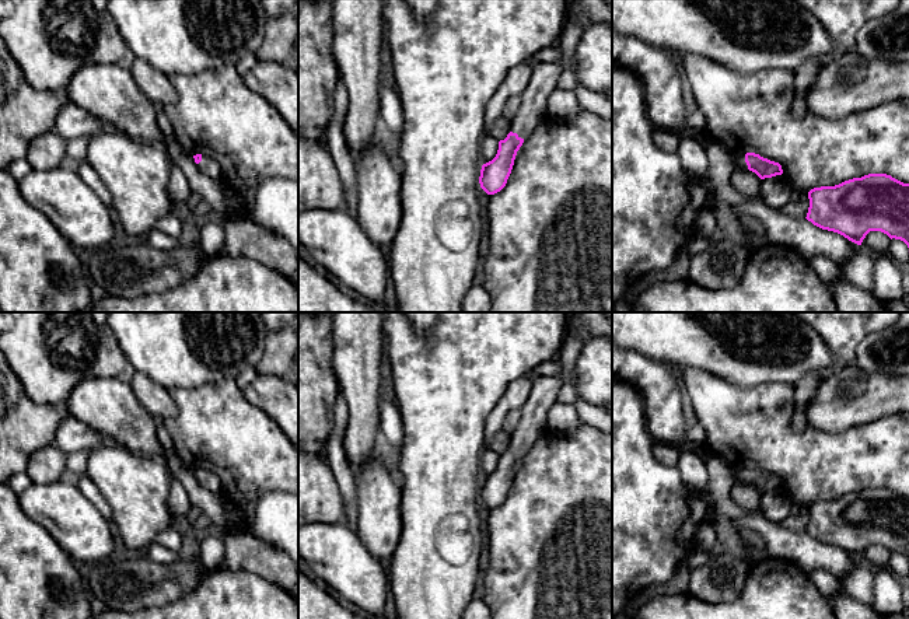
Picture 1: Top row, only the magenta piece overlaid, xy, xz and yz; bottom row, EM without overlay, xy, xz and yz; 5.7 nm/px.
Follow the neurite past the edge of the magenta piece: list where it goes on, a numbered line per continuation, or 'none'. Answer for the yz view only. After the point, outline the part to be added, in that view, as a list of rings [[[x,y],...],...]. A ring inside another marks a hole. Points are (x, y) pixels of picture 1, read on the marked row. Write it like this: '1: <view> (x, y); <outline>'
1: yz (737, 160); [[[733,153],[731,164],[733,164],[733,169],[735,168],[748,169],[748,165],[745,162],[745,154]]]

